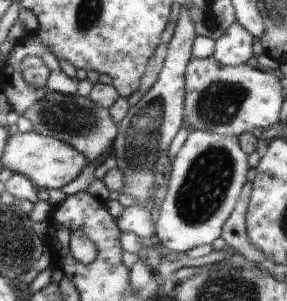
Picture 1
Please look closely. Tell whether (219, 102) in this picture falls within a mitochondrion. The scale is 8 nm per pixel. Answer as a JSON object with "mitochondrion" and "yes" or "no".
{"mitochondrion":"yes"}

